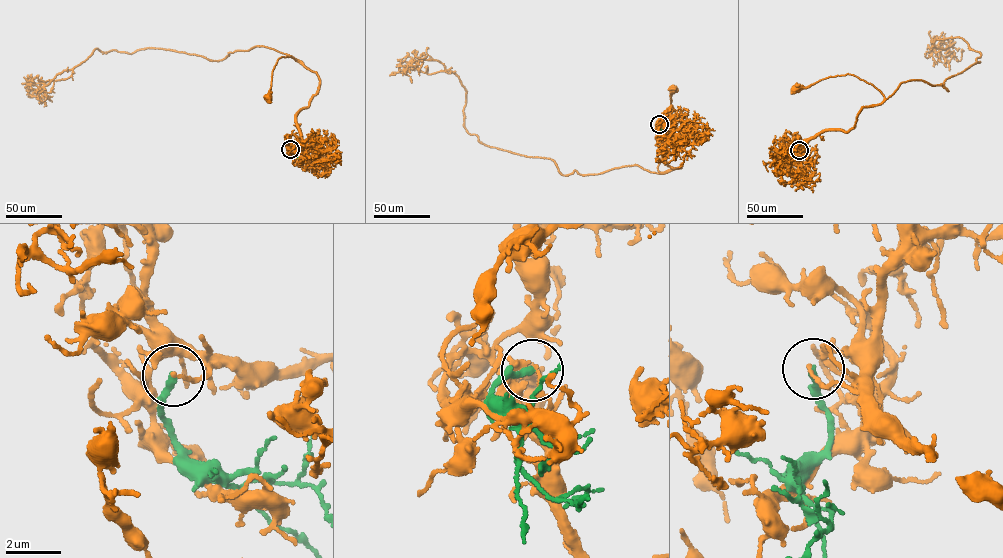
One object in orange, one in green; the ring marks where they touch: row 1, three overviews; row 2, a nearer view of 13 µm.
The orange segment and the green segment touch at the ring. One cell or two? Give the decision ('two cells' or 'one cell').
two cells

